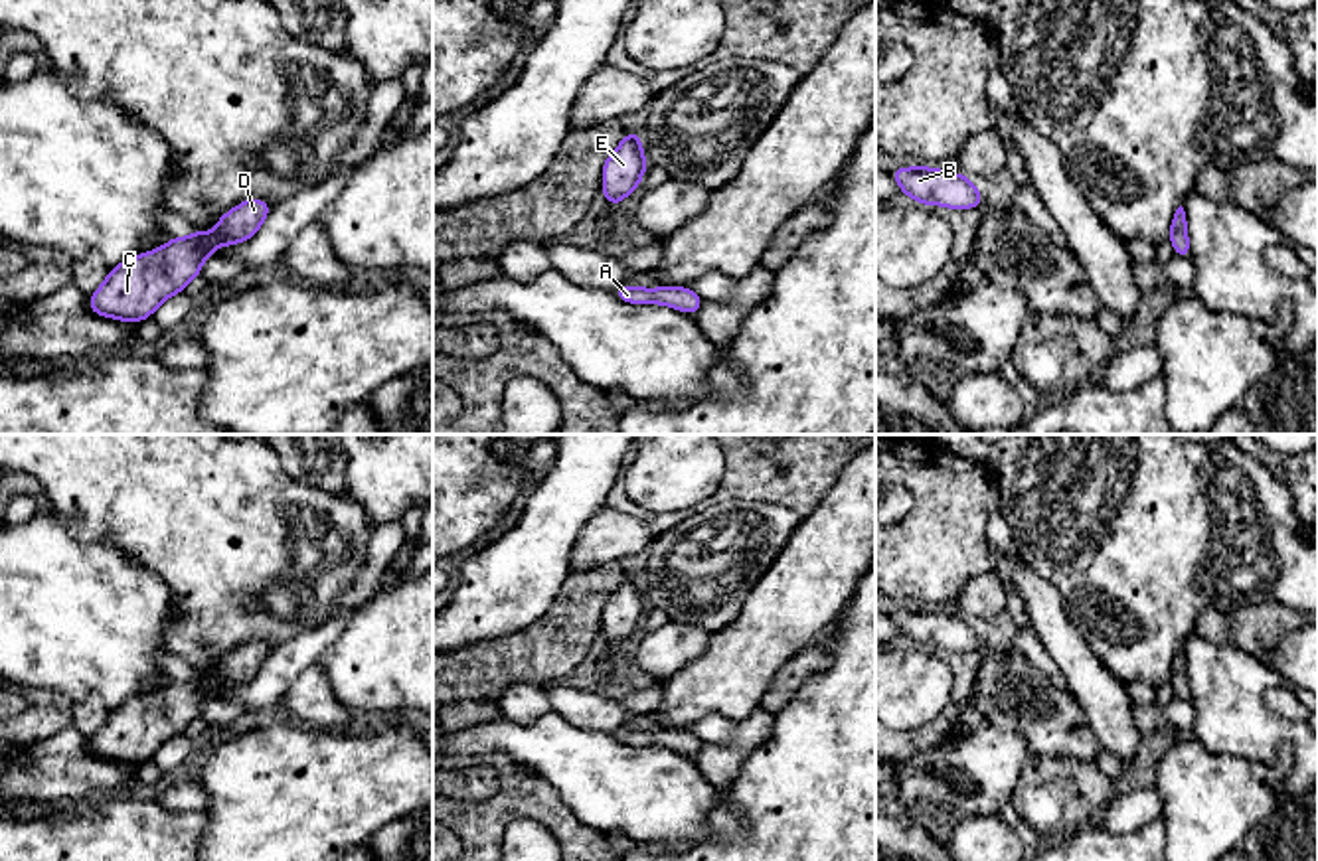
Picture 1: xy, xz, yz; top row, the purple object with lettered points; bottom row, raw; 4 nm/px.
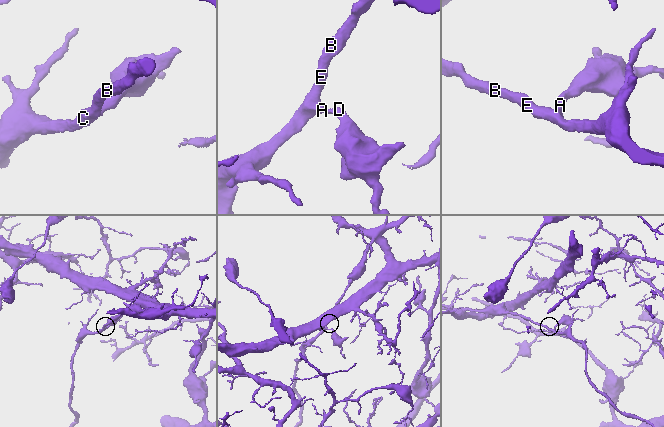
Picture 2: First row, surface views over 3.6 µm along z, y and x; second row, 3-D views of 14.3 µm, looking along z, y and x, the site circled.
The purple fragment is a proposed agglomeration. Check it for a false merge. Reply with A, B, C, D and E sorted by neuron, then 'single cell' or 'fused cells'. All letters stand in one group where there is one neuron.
A B C D E; single cell

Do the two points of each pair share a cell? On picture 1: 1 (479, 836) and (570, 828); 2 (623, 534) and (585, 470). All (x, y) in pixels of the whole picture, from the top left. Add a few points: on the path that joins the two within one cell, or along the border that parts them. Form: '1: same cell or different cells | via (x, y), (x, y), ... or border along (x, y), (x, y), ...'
1: same cell | via (500, 814), (506, 808), (548, 808)
2: different cells | border along (605, 504), (583, 526), (576, 542)

